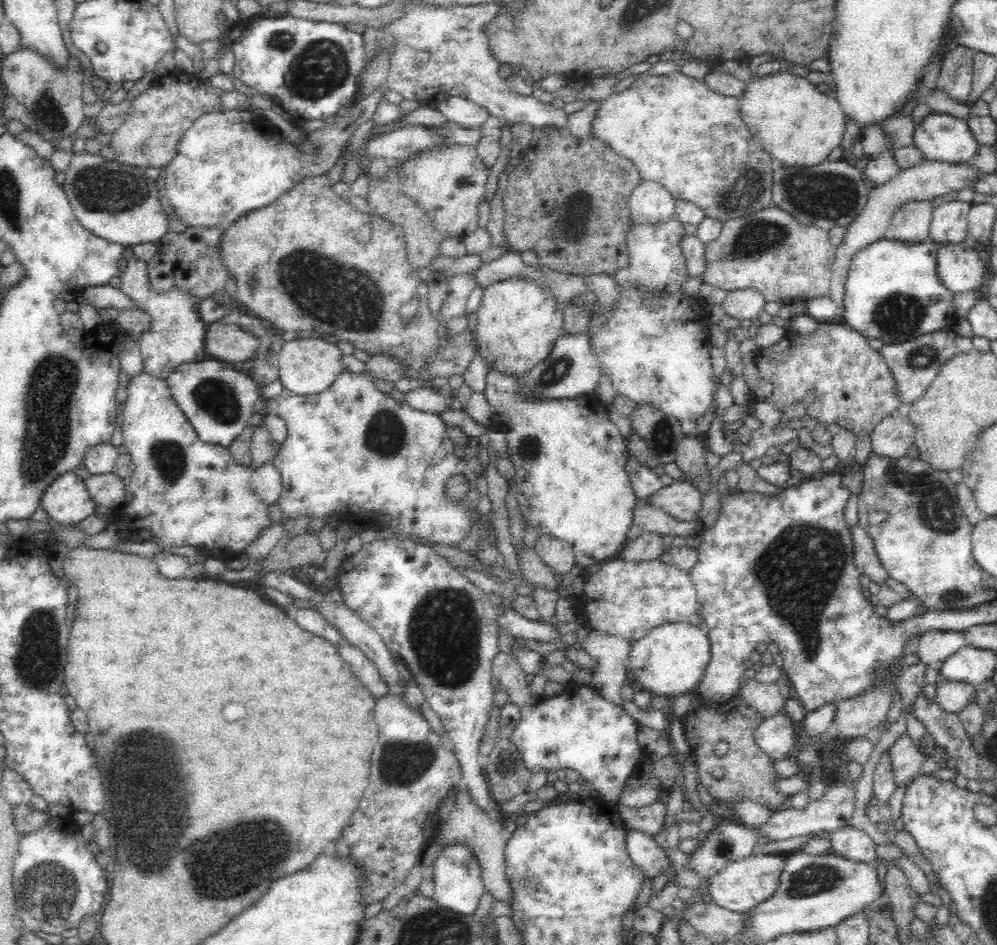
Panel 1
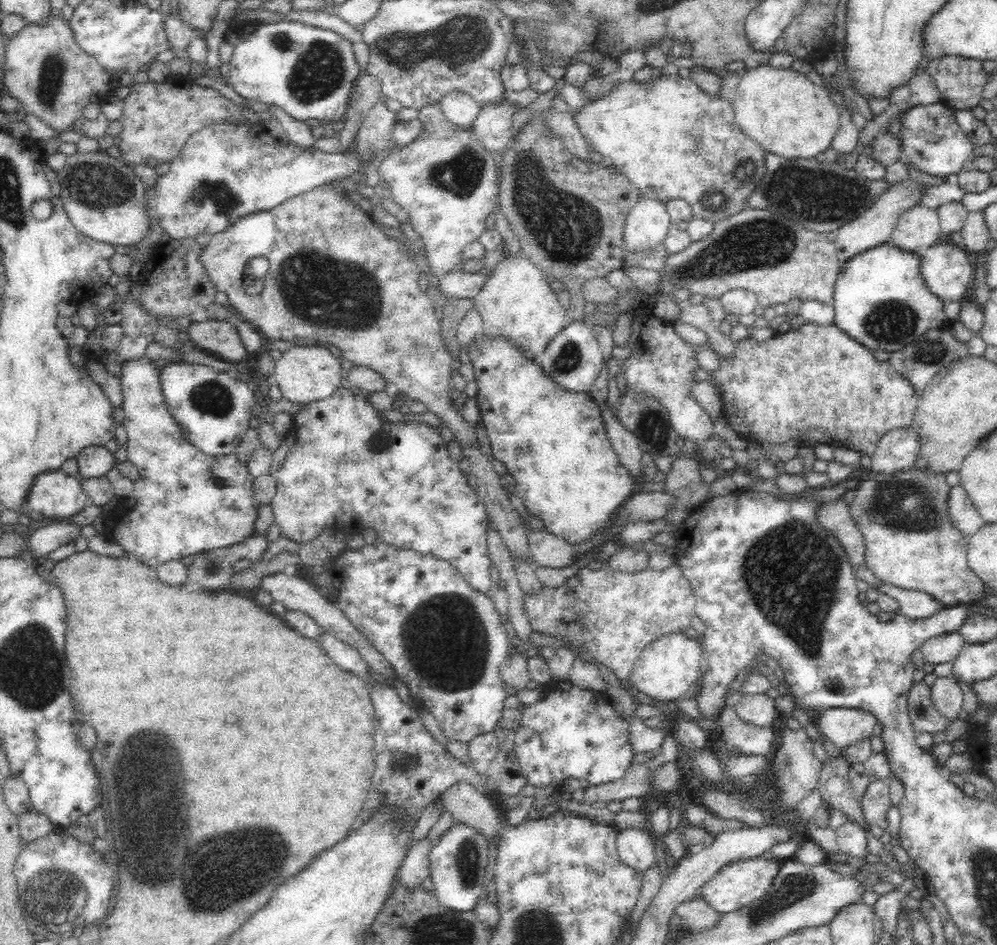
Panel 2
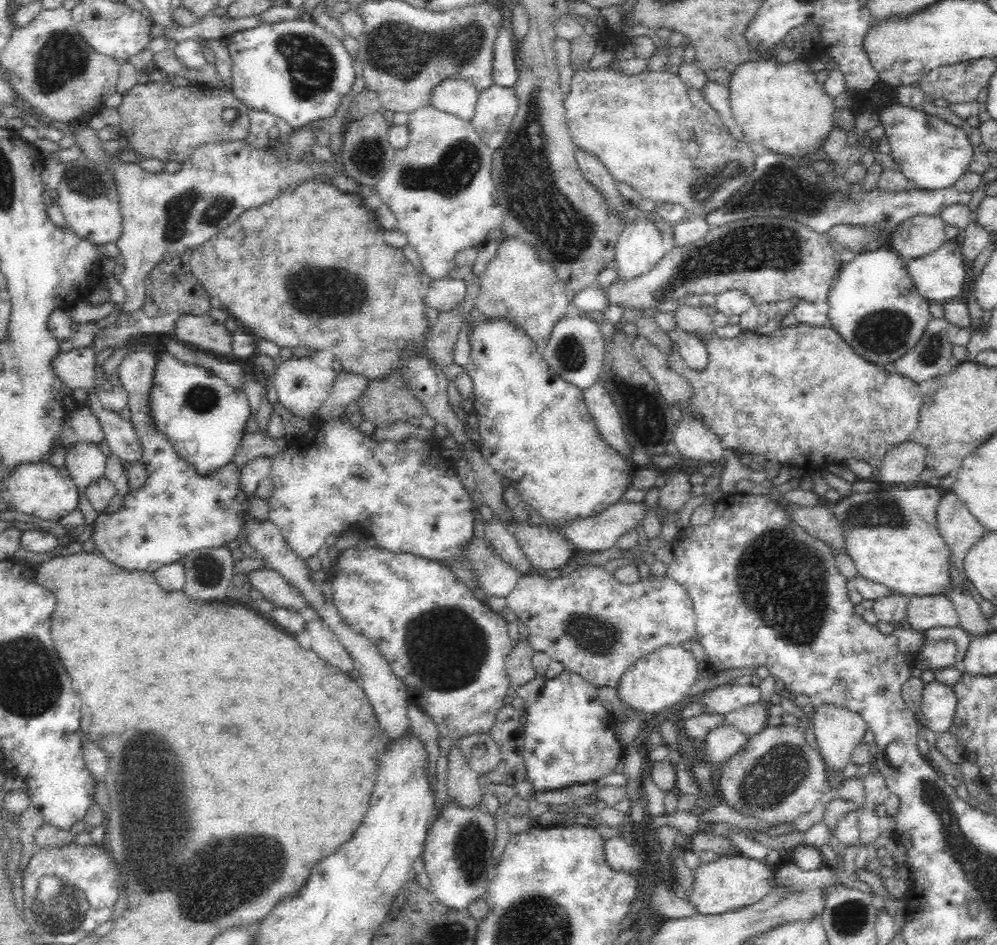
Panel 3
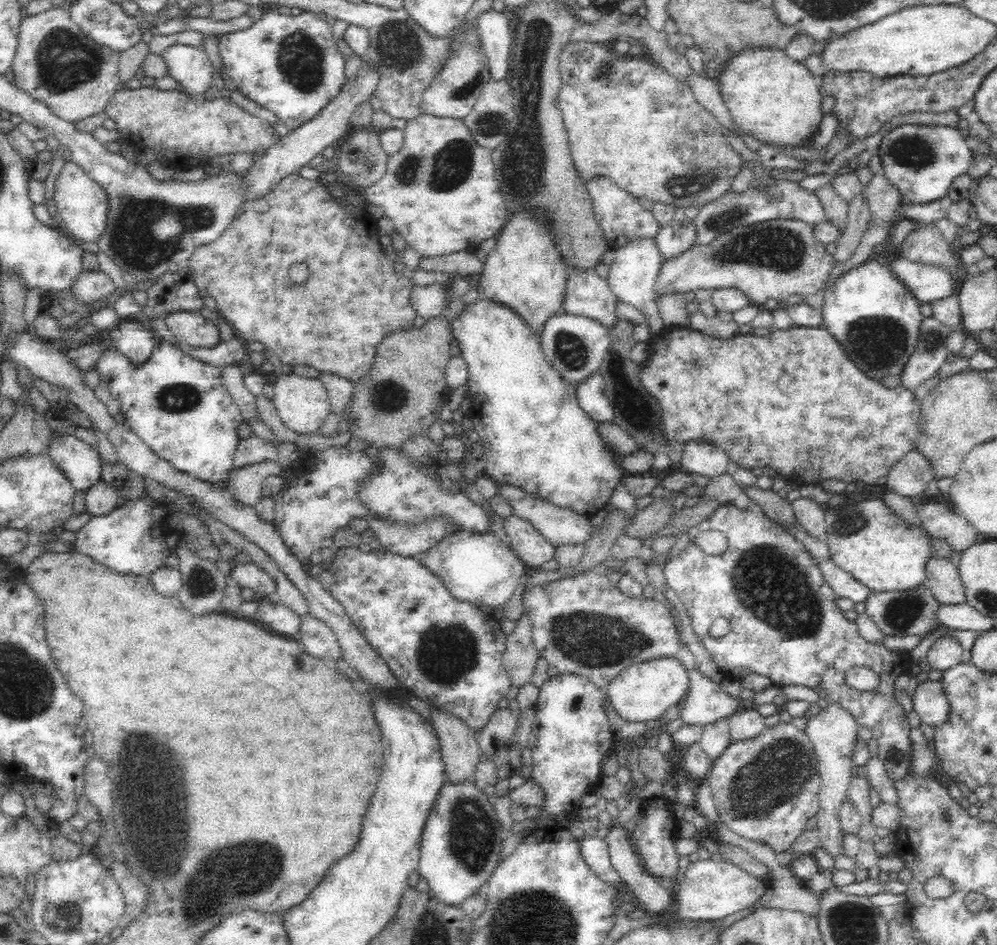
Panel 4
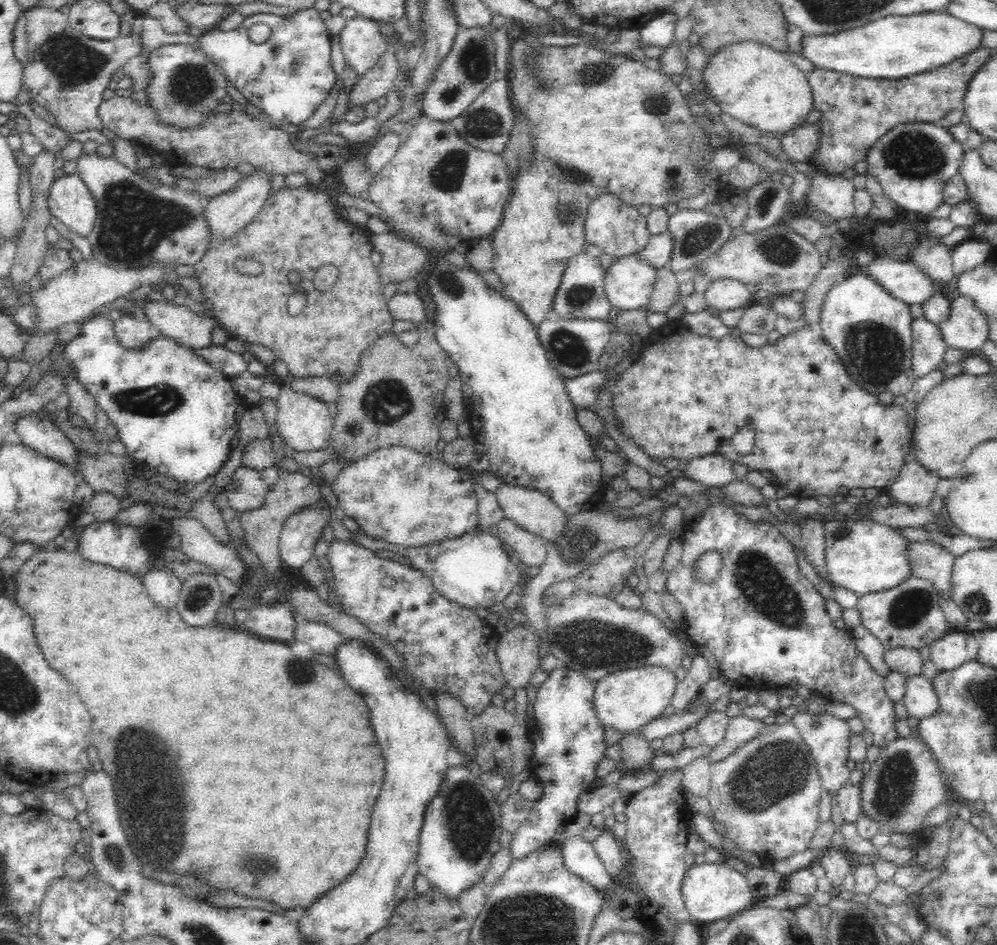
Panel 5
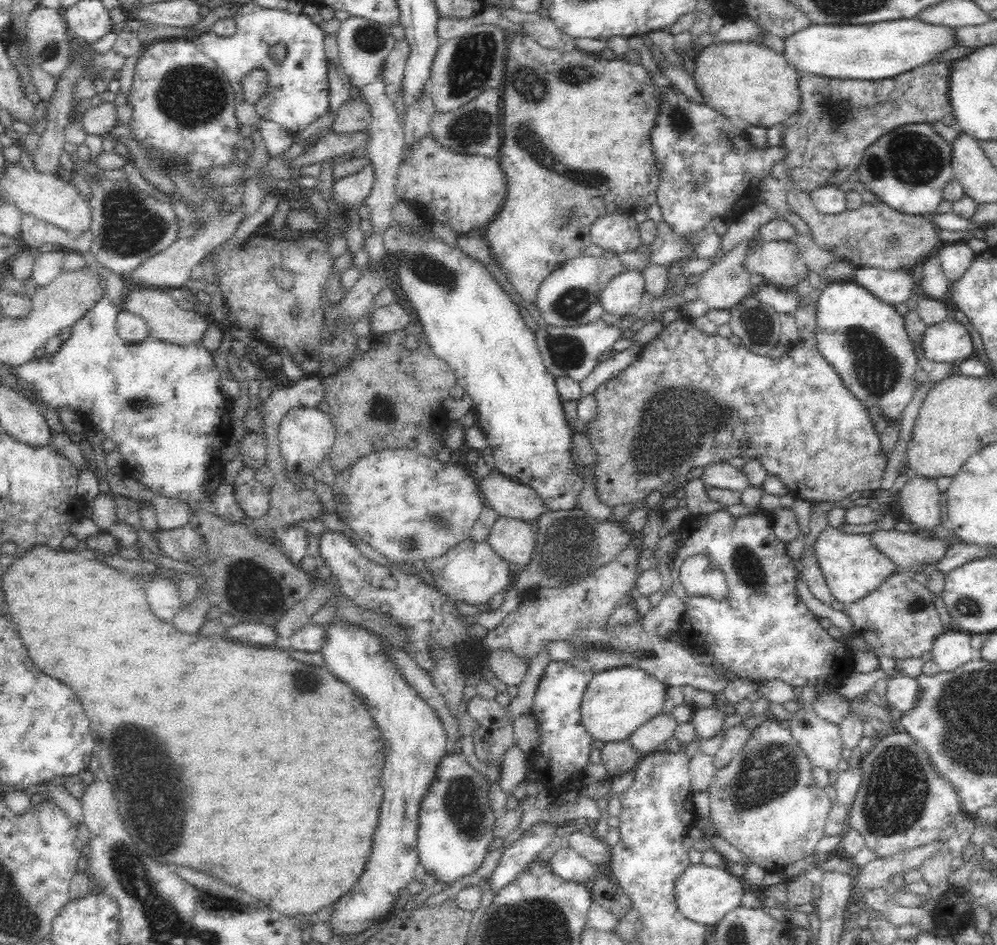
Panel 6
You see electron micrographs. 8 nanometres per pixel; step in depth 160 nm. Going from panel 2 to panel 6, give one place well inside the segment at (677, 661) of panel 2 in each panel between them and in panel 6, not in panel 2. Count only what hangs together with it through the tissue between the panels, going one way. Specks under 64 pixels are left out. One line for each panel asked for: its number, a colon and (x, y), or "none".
3: (653, 683)
4: (644, 691)
5: (626, 700)
6: (617, 701)

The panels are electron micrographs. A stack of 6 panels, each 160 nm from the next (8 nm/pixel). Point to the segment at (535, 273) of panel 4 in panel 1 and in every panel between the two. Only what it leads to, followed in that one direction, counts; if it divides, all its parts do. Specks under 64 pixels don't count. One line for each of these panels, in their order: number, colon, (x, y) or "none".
1: (518, 322)
2: (517, 304)
3: (517, 287)

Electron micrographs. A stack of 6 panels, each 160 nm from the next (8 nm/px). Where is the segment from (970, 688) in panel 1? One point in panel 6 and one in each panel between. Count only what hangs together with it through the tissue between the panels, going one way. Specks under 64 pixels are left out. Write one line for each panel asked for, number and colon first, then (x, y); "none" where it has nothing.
2: (946, 694)
3: (939, 702)
4: (930, 701)
5: (921, 700)
6: (903, 692)

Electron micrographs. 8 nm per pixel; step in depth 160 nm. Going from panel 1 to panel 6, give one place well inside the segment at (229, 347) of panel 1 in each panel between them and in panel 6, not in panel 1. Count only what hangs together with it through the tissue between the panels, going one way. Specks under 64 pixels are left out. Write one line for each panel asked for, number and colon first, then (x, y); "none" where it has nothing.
2: (217, 336)
3: (208, 334)
4: (191, 328)
5: (186, 327)
6: (166, 321)

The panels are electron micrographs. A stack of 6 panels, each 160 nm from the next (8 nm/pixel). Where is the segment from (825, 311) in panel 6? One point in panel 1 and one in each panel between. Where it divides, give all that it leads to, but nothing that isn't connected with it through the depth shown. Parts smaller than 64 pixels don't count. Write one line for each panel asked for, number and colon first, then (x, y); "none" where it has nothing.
1: (893, 292)
2: (880, 298)
3: (873, 303)
4: (874, 316)
5: (871, 330)

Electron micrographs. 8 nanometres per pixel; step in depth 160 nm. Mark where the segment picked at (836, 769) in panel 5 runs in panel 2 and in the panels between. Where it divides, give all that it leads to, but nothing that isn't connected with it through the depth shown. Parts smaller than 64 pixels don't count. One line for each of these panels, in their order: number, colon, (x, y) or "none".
2: (842, 726)
3: (838, 731)
4: (833, 731)

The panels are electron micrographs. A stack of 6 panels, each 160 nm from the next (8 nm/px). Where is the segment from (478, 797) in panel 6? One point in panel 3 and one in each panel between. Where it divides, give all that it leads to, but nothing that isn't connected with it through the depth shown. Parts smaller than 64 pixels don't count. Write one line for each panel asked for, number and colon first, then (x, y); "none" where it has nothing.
3: (457, 854)
4: (461, 841)
5: (462, 825)

